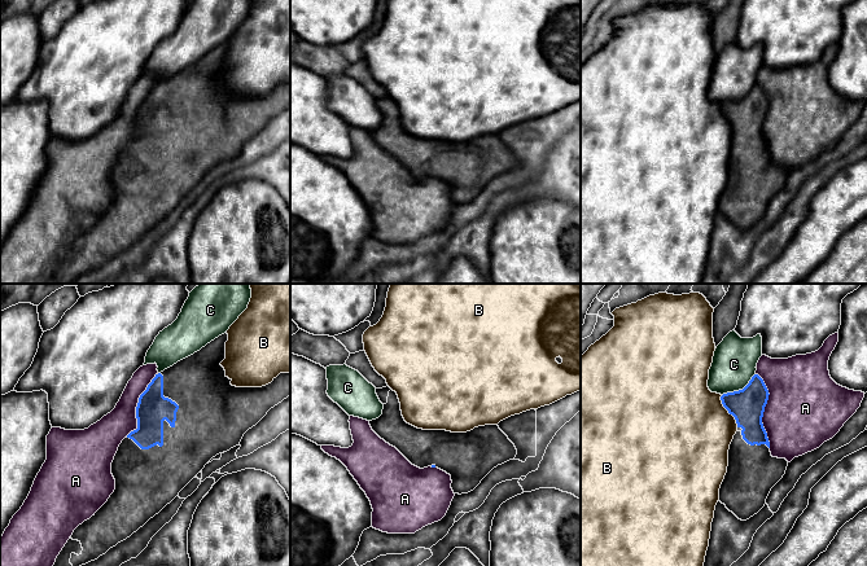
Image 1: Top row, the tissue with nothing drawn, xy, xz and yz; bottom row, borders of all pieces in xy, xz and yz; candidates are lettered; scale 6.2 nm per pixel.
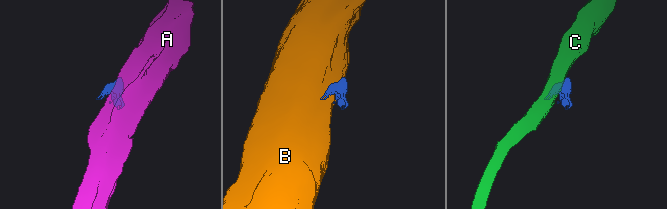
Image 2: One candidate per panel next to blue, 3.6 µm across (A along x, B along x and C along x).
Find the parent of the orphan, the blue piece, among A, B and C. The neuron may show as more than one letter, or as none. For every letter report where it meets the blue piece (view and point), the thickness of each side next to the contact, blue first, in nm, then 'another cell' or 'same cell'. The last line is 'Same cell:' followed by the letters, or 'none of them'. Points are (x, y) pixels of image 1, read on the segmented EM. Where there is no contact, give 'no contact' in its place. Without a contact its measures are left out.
A: yz (763, 411) | 220/460 nm | another cell
B: yz (727, 409) | 220/480 nm | another cell
C: yz (739, 390) | 220/280 nm | another cell
Same cell: none of them

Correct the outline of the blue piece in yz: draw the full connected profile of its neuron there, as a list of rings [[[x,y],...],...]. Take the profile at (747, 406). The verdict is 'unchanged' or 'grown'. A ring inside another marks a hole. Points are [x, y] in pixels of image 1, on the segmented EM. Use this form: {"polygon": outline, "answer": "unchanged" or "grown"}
{"polygon": [[[754,374],[739,391],[721,396],[723,407],[736,420],[737,427],[728,449],[728,466],[719,488],[719,501],[739,519],[746,521],[766,504],[771,488],[785,474],[788,461],[772,457],[762,424],[769,390]]], "answer": "grown"}

